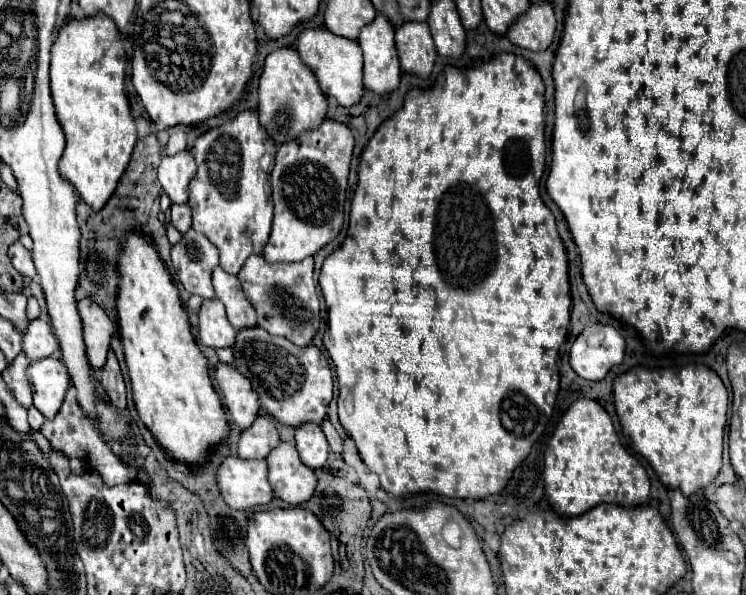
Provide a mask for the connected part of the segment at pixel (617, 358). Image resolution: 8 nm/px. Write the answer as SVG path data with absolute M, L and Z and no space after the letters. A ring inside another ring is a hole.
M592 324L592 326L586 326L586 330L574 340L572 344L572 350L570 350L570 366L572 370L584 378L584 380L590 380L590 382L598 382L598 380L604 380L606 374L614 368L614 366L620 366L624 360L624 338L622 334L612 328L612 326L604 326L604 324Z

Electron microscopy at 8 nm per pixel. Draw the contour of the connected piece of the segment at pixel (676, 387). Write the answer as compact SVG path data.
M702 364L684 366L676 374L668 370L648 370L642 366L620 374L614 382L614 406L621 434L628 438L635 454L640 454L654 468L658 480L666 488L680 490L686 498L714 482L722 466L722 442L728 414L728 392L714 370Z

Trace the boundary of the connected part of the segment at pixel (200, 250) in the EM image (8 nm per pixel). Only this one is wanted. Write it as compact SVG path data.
M188 230L182 240L172 246L172 262L180 284L204 300L214 298L214 288L210 282L214 266L218 266L218 248L200 232Z

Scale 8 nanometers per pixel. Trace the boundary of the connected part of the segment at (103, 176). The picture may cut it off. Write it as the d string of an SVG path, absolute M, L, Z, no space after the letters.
M104 14L68 20L50 50L50 86L58 120L66 134L60 176L98 212L114 194L136 146L136 126L124 90L126 56L122 36Z

